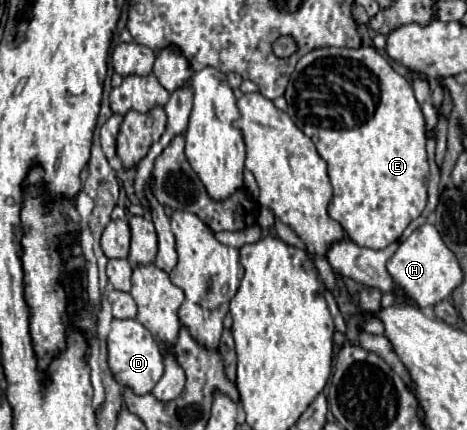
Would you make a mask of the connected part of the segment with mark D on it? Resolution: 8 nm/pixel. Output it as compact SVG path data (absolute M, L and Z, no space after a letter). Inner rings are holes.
M112 320L108 334L108 366L116 382L138 396L150 394L164 374L164 362L154 336L136 320Z

